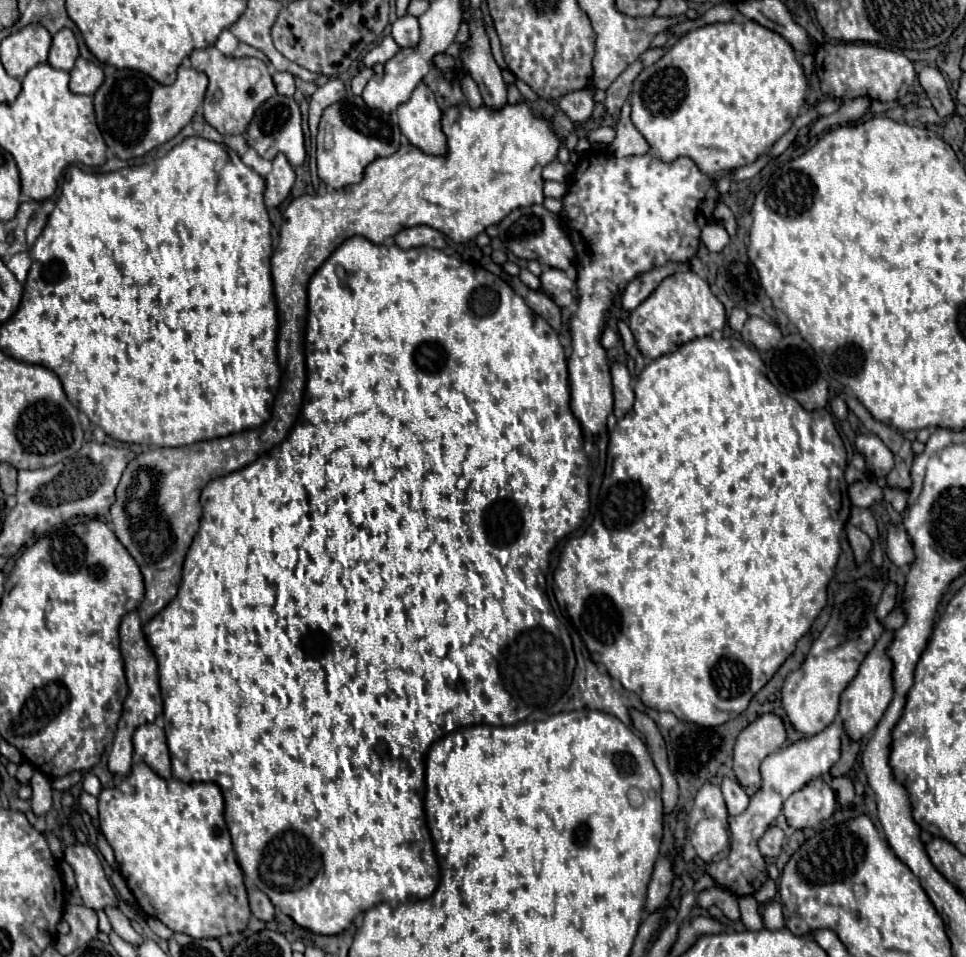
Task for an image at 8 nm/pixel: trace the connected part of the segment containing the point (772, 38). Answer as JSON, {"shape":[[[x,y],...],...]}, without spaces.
{"shape":[[[756,21],[710,23],[682,35],[664,57],[644,67],[632,83],[632,123],[660,161],[690,157],[706,175],[754,163],[790,129],[806,99],[808,81],[790,43]]]}

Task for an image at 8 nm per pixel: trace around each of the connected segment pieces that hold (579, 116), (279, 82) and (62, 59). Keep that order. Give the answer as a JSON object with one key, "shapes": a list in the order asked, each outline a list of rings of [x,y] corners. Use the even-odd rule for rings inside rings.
{"shapes":[[[[586,87],[586,89],[580,89],[580,91],[572,91],[572,93],[566,93],[562,99],[560,99],[560,109],[576,123],[586,123],[592,115],[592,109],[594,109],[594,87]]],[[[276,71],[272,75],[272,81],[276,85],[276,91],[280,95],[294,95],[294,77],[290,73],[282,73],[282,71]]],[[[60,29],[52,37],[52,47],[50,47],[48,63],[52,67],[56,67],[56,69],[70,71],[74,67],[76,57],[78,57],[78,43],[76,43],[74,33],[70,29]]]]}

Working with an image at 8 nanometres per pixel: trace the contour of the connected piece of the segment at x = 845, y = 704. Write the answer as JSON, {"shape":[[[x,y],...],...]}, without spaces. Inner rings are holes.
{"shape":[[[886,631],[876,641],[872,651],[866,655],[866,659],[862,661],[854,681],[850,681],[850,685],[840,695],[840,719],[842,719],[844,731],[848,733],[850,739],[862,739],[870,731],[874,731],[878,721],[882,719],[888,703],[892,701],[892,695],[894,695],[892,661],[886,657],[886,647],[890,645],[890,641],[892,641],[892,631]]]}

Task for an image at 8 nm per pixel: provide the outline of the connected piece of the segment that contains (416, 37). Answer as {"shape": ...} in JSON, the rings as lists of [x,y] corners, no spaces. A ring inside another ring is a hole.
{"shape":[[[412,15],[398,17],[392,23],[392,37],[400,47],[410,47],[420,41],[420,29],[418,29],[418,19]]]}

